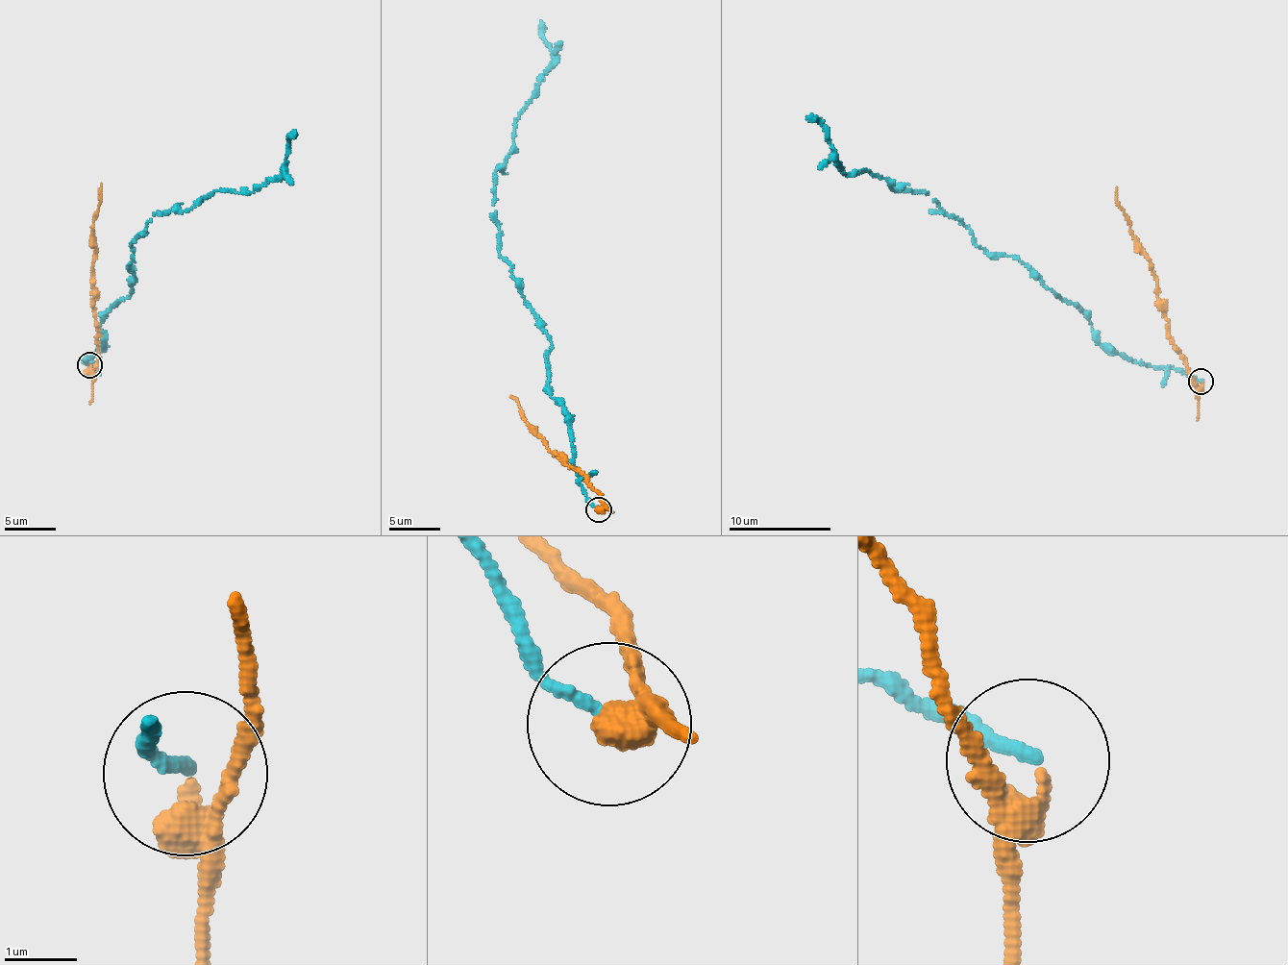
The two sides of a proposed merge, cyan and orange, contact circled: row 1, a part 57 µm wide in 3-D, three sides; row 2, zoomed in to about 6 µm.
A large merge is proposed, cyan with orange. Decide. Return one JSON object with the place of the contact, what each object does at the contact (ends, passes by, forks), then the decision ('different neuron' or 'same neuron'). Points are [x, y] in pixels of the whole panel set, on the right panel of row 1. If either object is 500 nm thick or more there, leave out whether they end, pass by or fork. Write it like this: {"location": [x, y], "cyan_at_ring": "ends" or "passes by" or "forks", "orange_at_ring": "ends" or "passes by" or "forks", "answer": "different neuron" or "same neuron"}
{"location": [1201, 382], "cyan_at_ring": "ends", "orange_at_ring": "passes by", "answer": "different neuron"}

